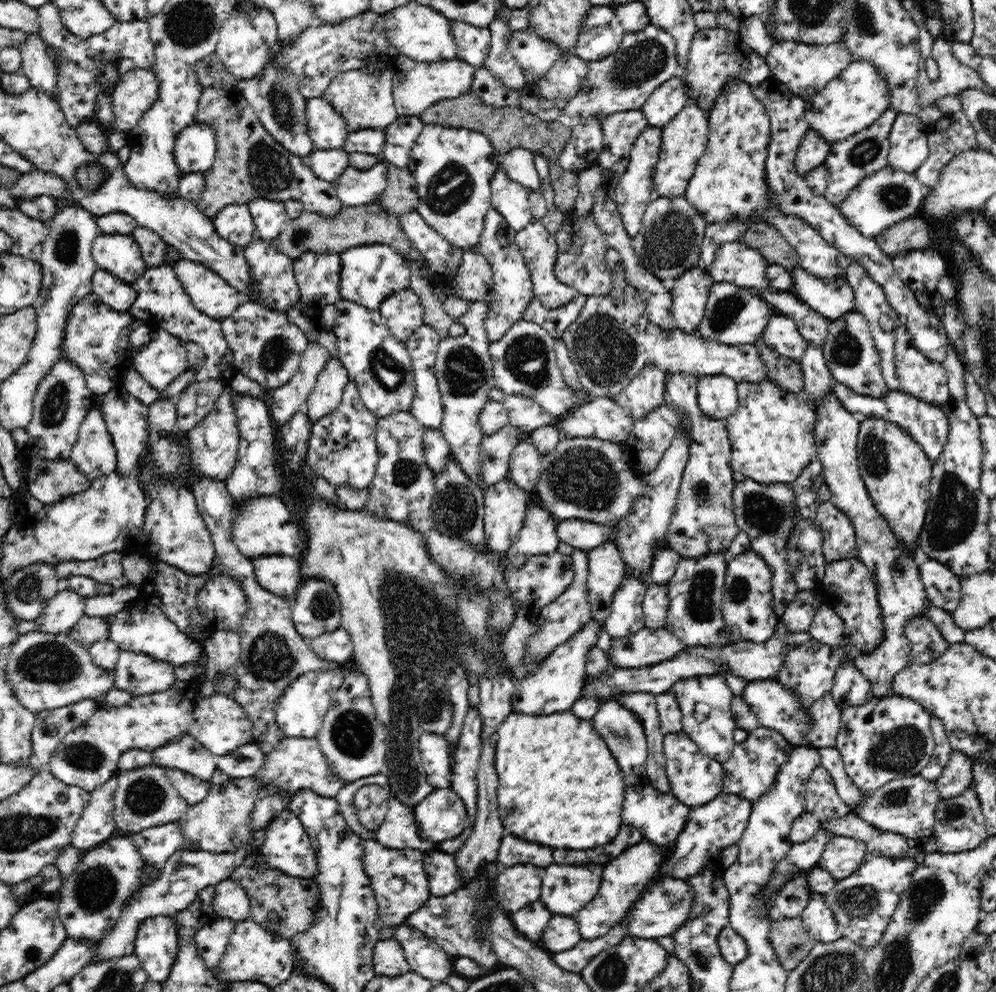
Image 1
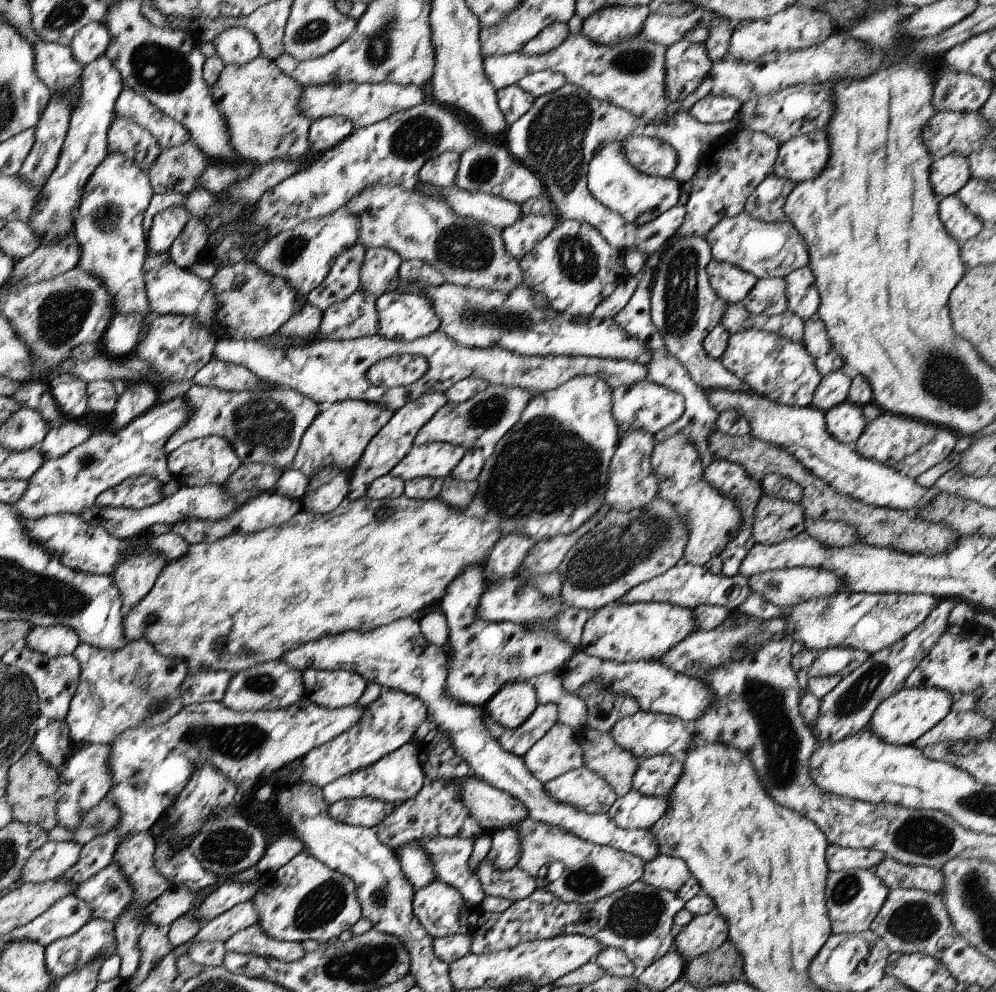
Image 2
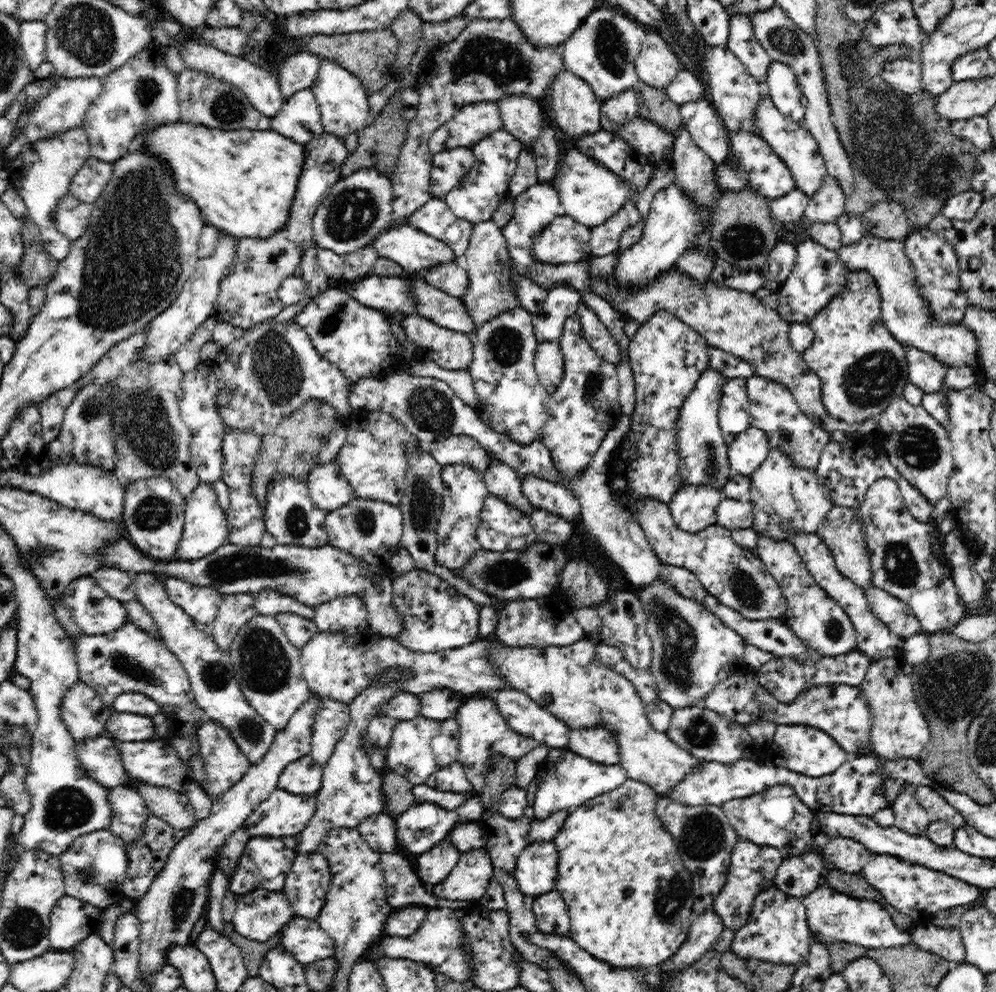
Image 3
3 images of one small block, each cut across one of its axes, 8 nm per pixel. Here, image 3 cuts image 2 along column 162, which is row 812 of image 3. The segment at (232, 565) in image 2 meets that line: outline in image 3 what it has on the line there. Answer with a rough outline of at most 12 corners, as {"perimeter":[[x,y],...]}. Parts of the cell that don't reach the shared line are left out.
{"perimeter":[[632,779],[552,838],[568,936],[651,971],[691,928],[693,883]]}

